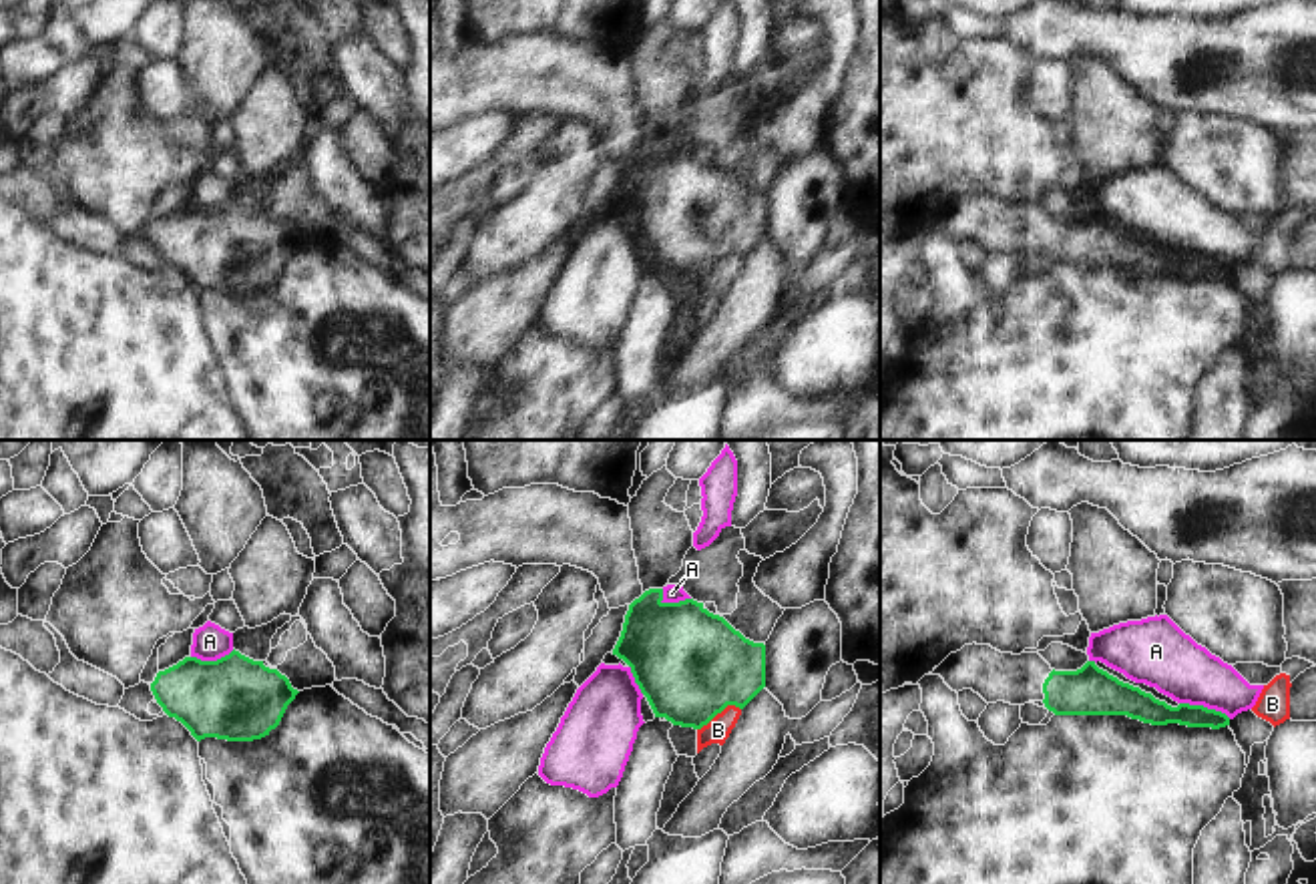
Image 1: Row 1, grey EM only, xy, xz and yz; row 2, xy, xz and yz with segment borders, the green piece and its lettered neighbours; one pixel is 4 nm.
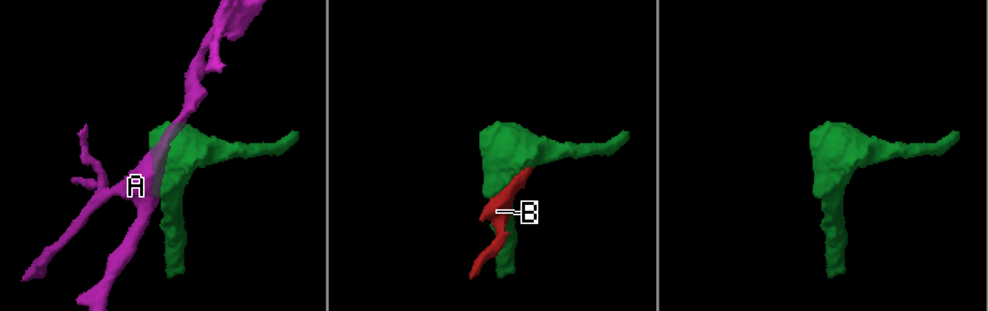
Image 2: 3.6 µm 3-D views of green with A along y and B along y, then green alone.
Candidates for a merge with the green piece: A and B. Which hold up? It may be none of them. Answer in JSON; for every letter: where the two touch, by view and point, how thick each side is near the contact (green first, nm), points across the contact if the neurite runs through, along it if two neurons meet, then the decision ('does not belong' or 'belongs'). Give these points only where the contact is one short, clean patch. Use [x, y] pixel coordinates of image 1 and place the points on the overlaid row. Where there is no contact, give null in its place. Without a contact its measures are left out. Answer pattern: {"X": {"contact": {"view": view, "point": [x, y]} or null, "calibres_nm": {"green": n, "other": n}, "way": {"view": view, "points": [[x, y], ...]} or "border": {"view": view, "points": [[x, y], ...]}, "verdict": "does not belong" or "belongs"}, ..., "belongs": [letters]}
{"A": {"contact": {"view": "yz", "point": [1206, 708]}, "calibres_nm": {"green": 110, "other": 260}, "verdict": "does not belong"}, "B": {"contact": {"view": "xz", "point": [718, 712]}, "calibres_nm": {"green": 440, "other": 100}, "verdict": "does not belong"}, "belongs": []}

